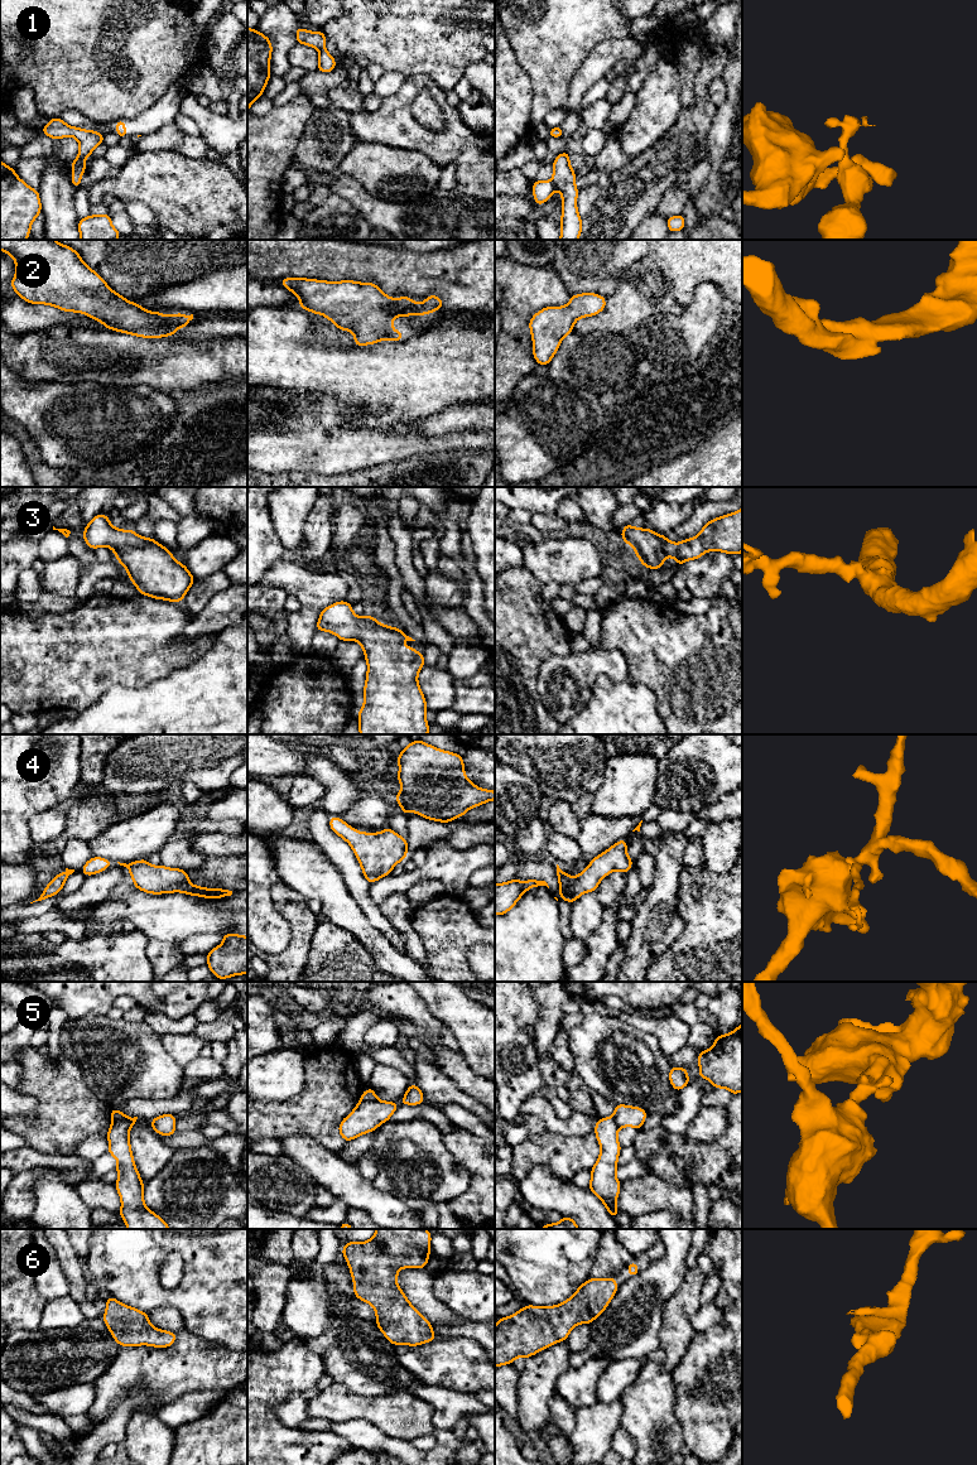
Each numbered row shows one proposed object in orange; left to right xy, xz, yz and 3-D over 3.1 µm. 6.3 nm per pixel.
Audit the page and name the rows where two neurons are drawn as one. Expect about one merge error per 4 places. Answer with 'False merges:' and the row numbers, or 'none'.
False merges: 1, 5

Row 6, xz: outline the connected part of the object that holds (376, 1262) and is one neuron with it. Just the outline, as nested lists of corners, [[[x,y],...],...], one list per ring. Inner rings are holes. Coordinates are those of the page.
[[[376,1229],[370,1240],[347,1242],[342,1248],[353,1280],[355,1297],[374,1307],[375,1324],[394,1346],[418,1346],[437,1339],[432,1324],[409,1302],[396,1281],[401,1268],[427,1267],[430,1239],[432,1233],[427,1229]]]

